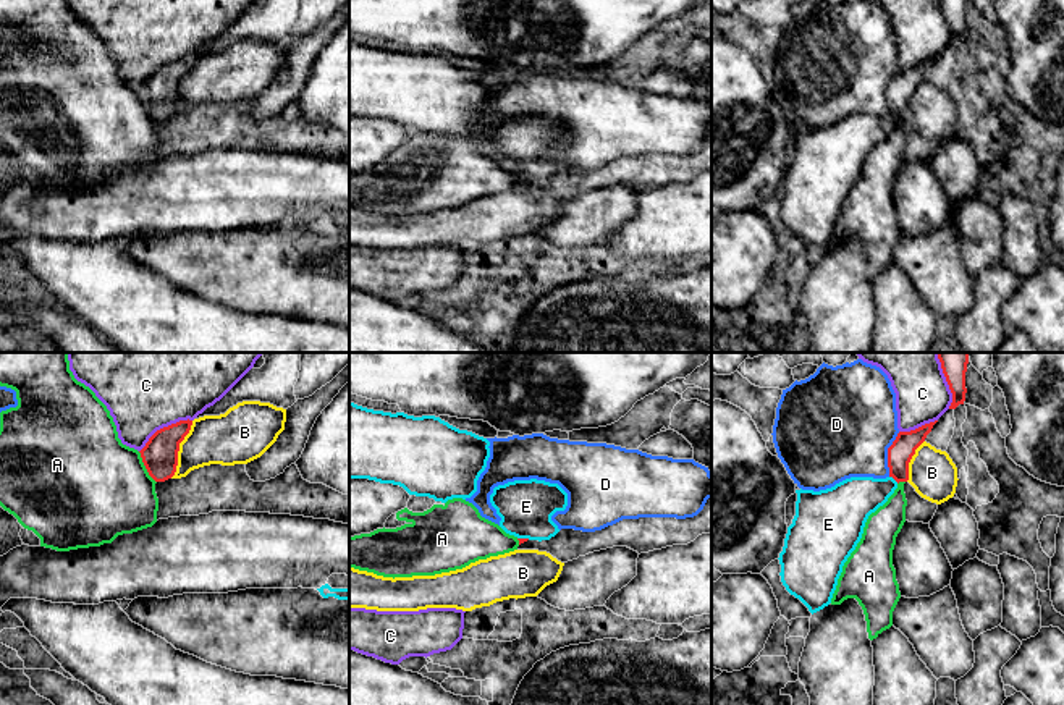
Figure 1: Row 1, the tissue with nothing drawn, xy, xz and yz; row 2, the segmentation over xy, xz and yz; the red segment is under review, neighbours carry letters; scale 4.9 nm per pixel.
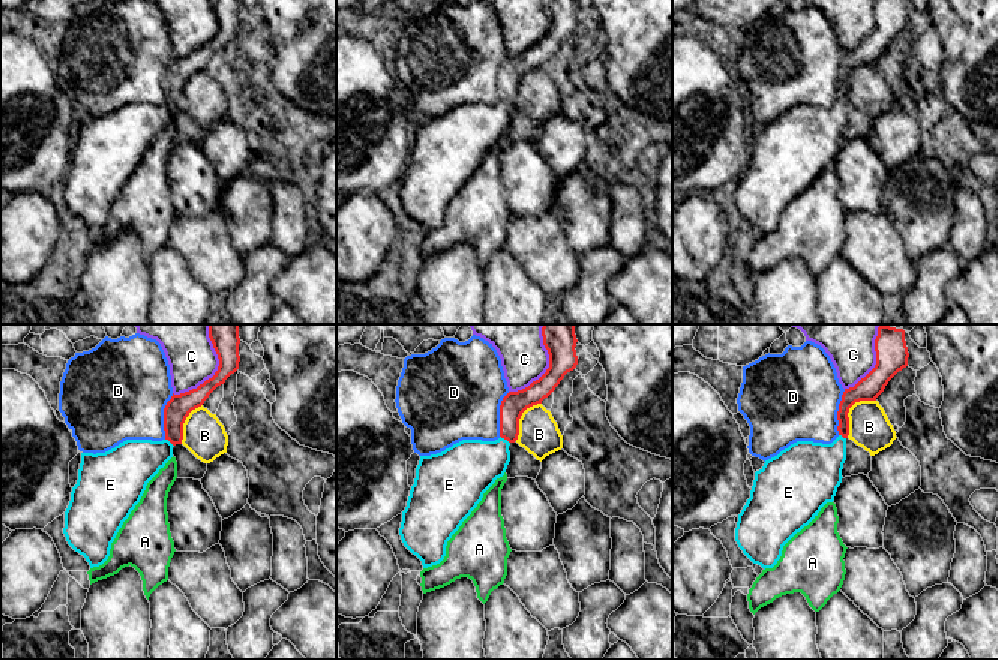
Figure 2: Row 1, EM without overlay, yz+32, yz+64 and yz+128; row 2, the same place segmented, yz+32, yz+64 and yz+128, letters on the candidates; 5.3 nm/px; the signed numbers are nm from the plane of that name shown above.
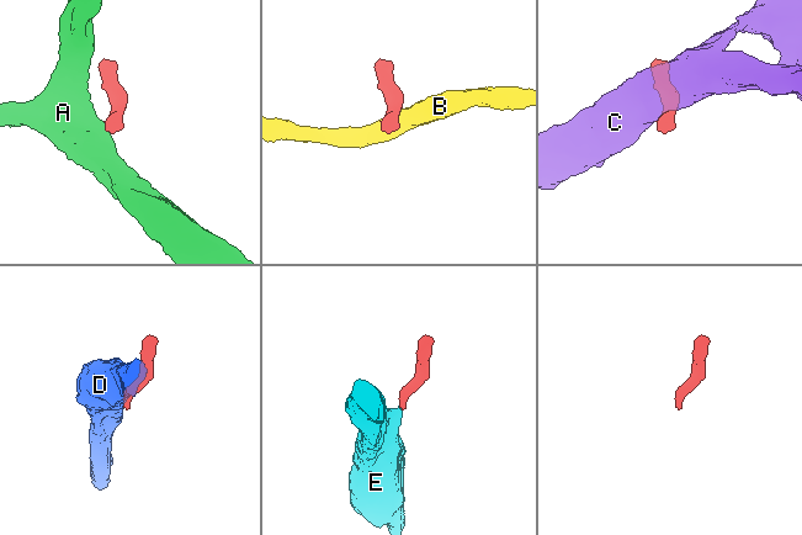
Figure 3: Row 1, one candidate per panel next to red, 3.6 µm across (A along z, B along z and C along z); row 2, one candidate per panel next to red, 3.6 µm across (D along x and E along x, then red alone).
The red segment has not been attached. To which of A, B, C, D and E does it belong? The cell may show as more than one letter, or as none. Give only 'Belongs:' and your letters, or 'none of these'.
Belongs: E

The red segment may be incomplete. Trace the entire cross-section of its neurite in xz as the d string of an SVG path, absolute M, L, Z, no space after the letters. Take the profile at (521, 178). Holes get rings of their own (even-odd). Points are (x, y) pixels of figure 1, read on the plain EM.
M514 118L495 125L490 141L501 155L500 165L521 183L527 178L550 178L559 170L551 154L566 147L568 131L545 118Z

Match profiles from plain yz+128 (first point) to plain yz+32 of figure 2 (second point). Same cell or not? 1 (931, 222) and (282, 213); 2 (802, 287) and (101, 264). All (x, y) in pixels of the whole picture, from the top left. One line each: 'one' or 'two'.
1: two
2: one

